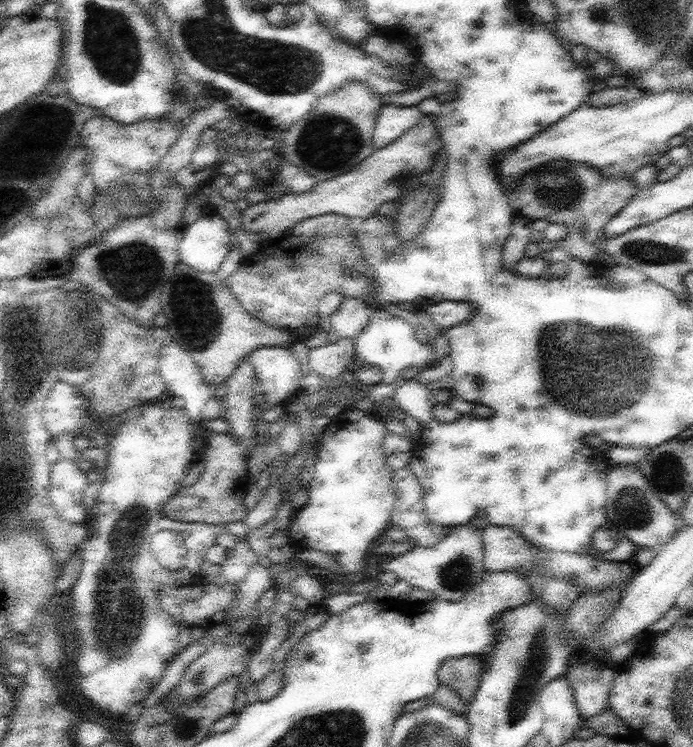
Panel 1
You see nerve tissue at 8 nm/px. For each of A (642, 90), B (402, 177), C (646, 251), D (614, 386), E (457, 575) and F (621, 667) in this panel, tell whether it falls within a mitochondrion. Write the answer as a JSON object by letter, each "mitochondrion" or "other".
{"A":"other","B":"mitochondrion","C":"mitochondrion","D":"mitochondrion","E":"mitochondrion","F":"other"}

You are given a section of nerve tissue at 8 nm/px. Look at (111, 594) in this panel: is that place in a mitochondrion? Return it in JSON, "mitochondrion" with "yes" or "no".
{"mitochondrion":"yes"}

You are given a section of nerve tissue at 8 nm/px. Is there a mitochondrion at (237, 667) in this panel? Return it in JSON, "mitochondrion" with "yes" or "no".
{"mitochondrion":"no"}

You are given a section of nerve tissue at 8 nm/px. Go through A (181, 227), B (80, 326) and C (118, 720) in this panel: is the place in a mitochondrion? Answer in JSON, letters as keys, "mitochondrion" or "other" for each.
{"A":"other","B":"mitochondrion","C":"other"}

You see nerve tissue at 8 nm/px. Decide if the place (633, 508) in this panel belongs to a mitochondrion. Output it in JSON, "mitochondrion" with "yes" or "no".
{"mitochondrion":"yes"}

